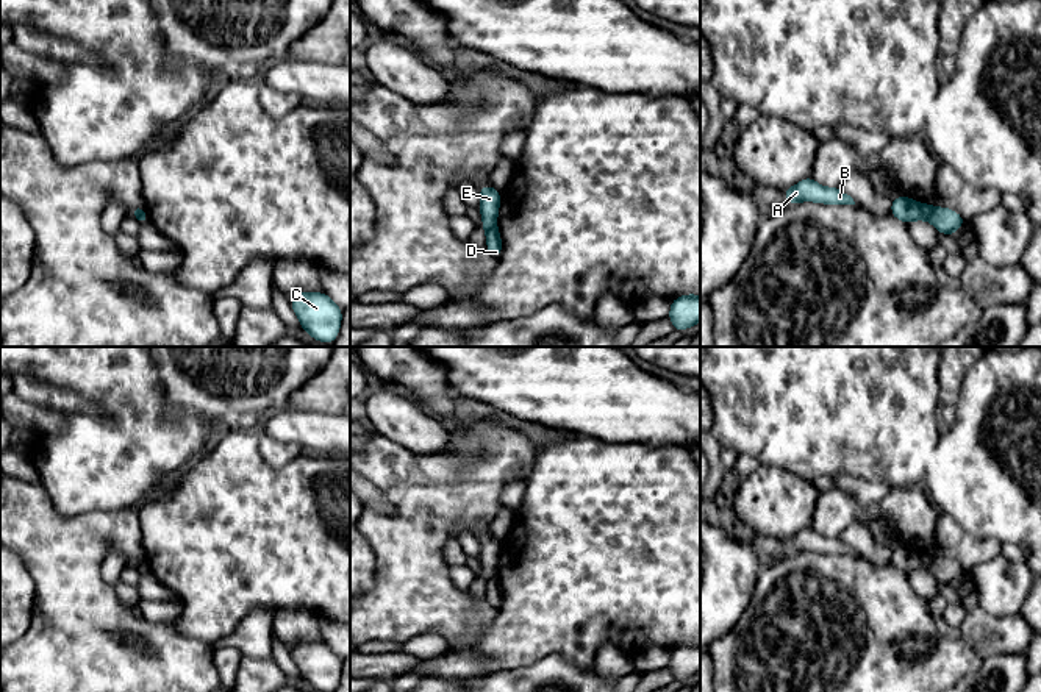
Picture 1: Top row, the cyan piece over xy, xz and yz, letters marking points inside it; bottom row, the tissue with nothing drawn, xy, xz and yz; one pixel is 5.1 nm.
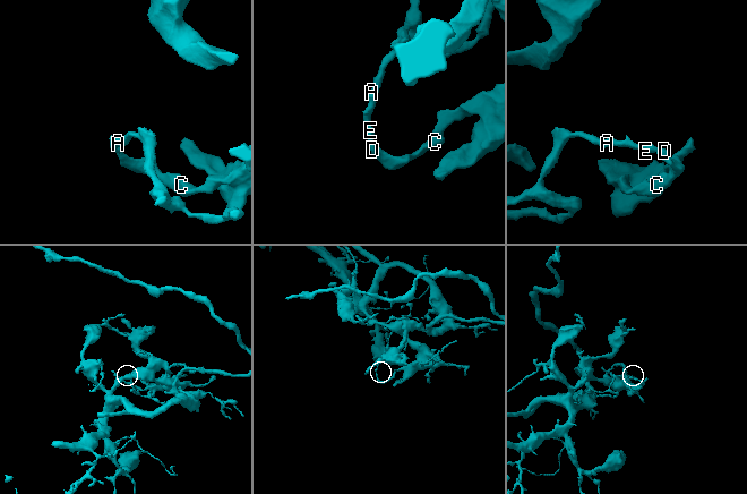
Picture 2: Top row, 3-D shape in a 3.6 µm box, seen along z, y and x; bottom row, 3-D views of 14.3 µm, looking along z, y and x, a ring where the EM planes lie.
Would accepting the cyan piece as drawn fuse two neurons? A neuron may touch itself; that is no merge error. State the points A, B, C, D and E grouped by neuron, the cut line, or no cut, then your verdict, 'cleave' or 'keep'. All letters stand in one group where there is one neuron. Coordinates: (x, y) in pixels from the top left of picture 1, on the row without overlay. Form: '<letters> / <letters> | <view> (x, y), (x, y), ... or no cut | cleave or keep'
A B E / C D | yz (933, 558), (927, 569) | cleave

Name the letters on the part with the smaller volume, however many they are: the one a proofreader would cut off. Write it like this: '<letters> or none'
A, B, E

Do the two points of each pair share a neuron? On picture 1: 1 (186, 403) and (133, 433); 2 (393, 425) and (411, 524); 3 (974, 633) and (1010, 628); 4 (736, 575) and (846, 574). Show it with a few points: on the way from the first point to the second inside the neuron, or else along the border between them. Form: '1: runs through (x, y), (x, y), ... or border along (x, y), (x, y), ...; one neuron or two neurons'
1: border along (160, 375), (174, 416), (208, 424); two neurons
2: border along (375, 433), (413, 452), (430, 455); two neurons
3: runs through (983, 633), (1001, 633); one neuron
4: border along (761, 569), (752, 599), (744, 609); two neurons

